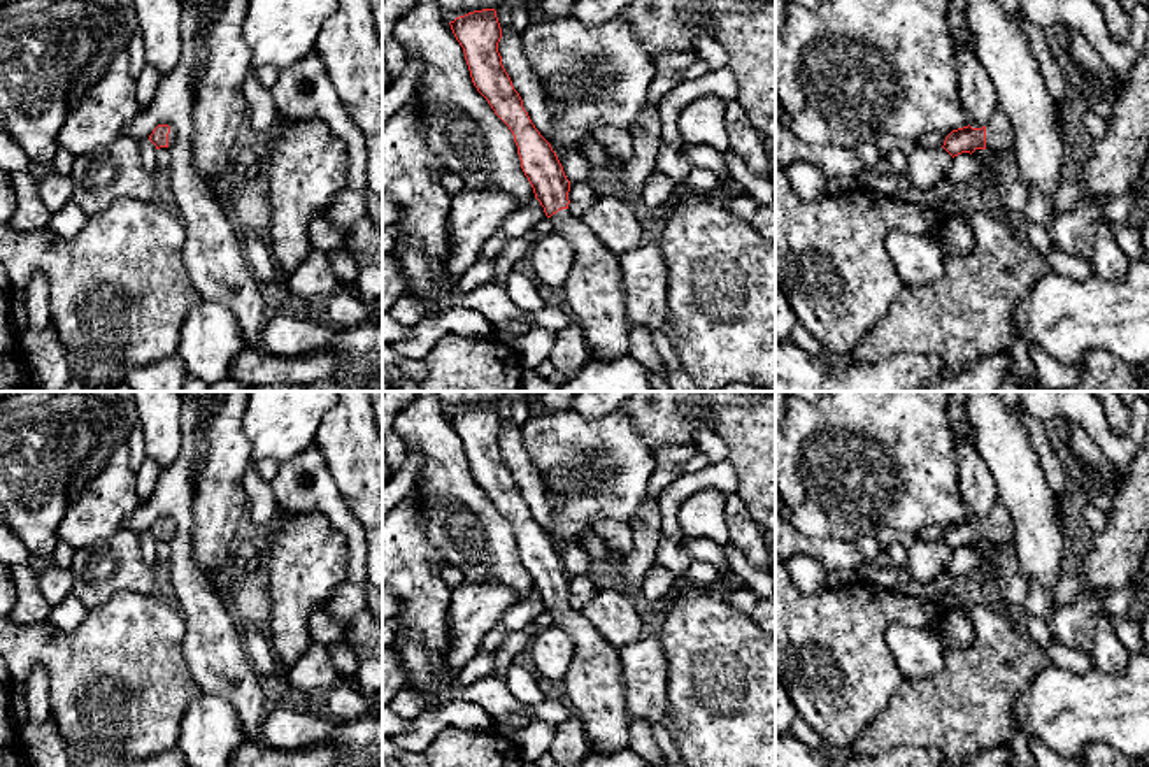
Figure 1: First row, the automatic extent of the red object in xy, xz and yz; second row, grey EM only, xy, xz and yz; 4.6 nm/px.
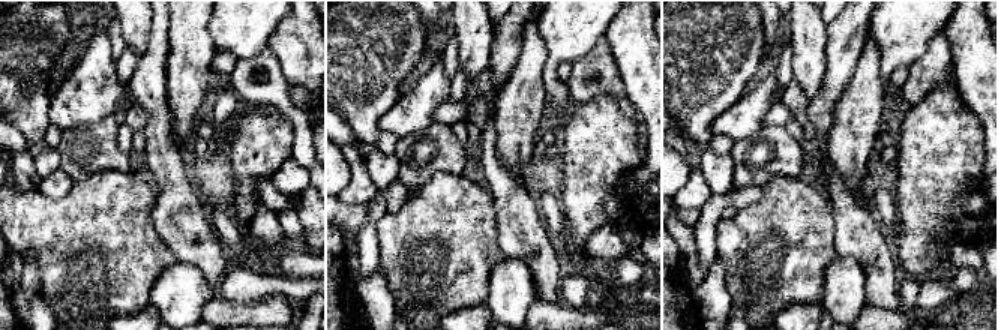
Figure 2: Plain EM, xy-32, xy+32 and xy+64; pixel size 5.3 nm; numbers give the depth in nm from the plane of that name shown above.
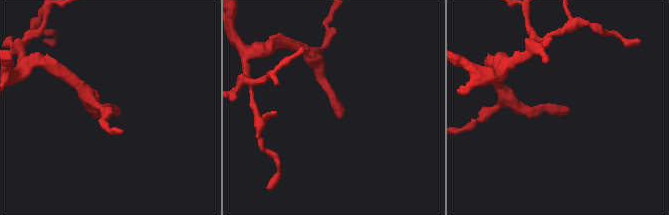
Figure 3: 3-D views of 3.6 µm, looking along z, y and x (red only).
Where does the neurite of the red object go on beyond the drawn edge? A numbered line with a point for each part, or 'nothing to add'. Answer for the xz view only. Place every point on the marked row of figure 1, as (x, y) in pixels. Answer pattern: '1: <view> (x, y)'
1: xz (595, 292)

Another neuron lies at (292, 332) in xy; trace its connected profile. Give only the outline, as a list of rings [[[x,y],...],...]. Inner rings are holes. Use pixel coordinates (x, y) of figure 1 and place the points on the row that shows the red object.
[[[289,309],[265,319],[261,348],[277,356],[295,356],[321,348],[377,353],[382,358],[382,323],[363,321],[351,328],[332,326],[323,314]]]

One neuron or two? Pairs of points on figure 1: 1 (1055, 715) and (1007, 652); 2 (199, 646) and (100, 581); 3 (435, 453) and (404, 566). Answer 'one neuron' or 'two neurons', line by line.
1: two neurons
2: two neurons
3: two neurons

